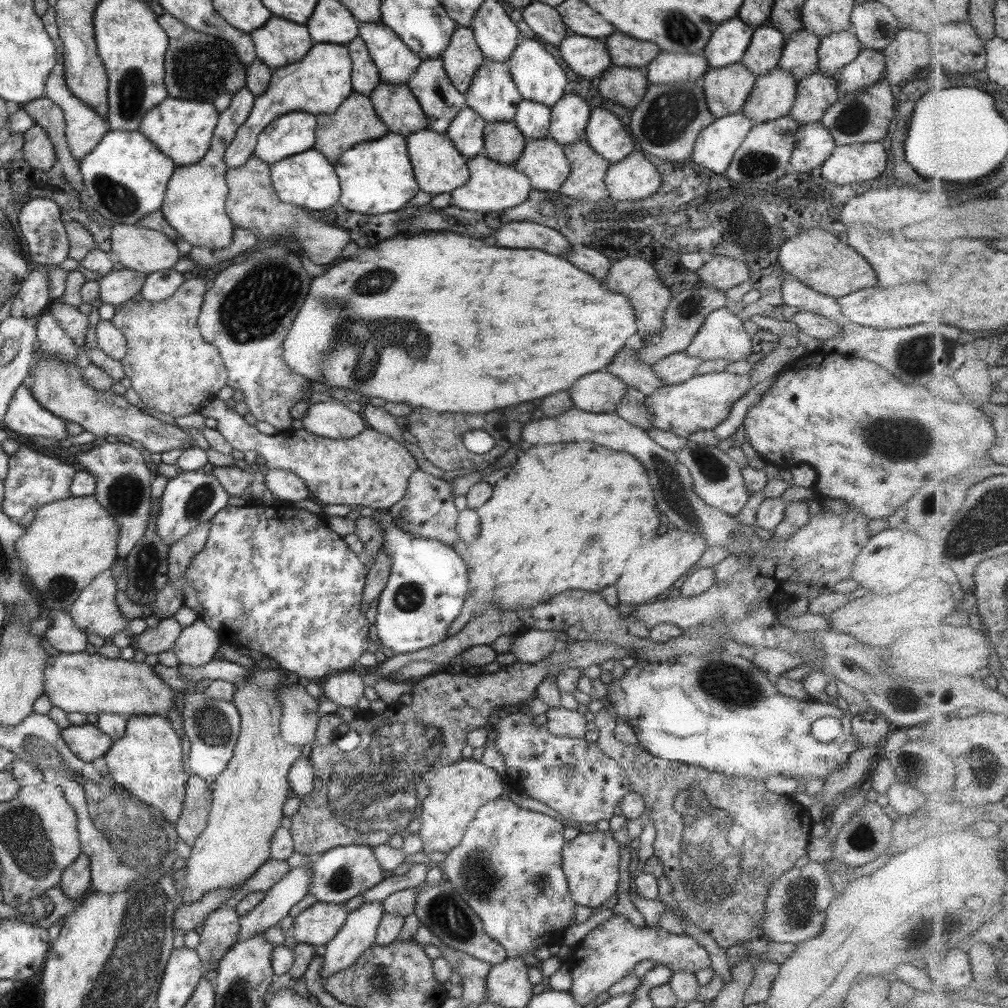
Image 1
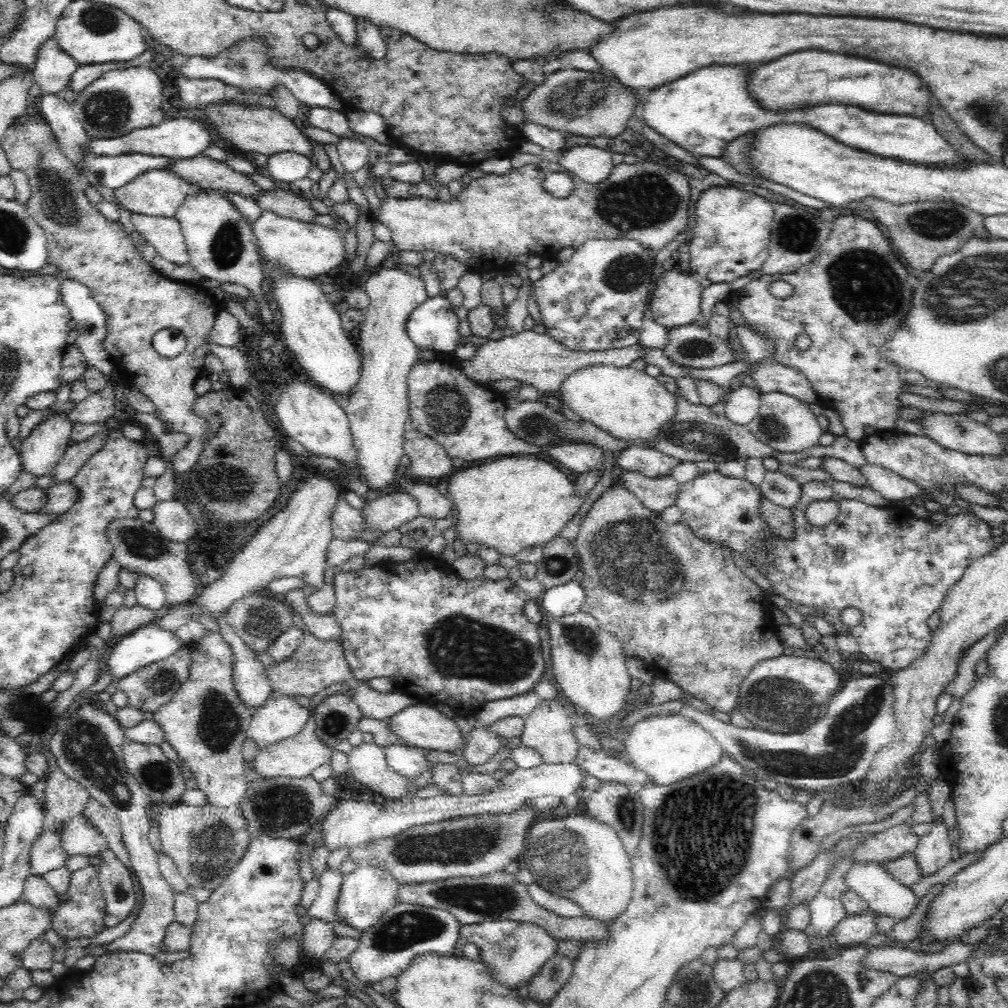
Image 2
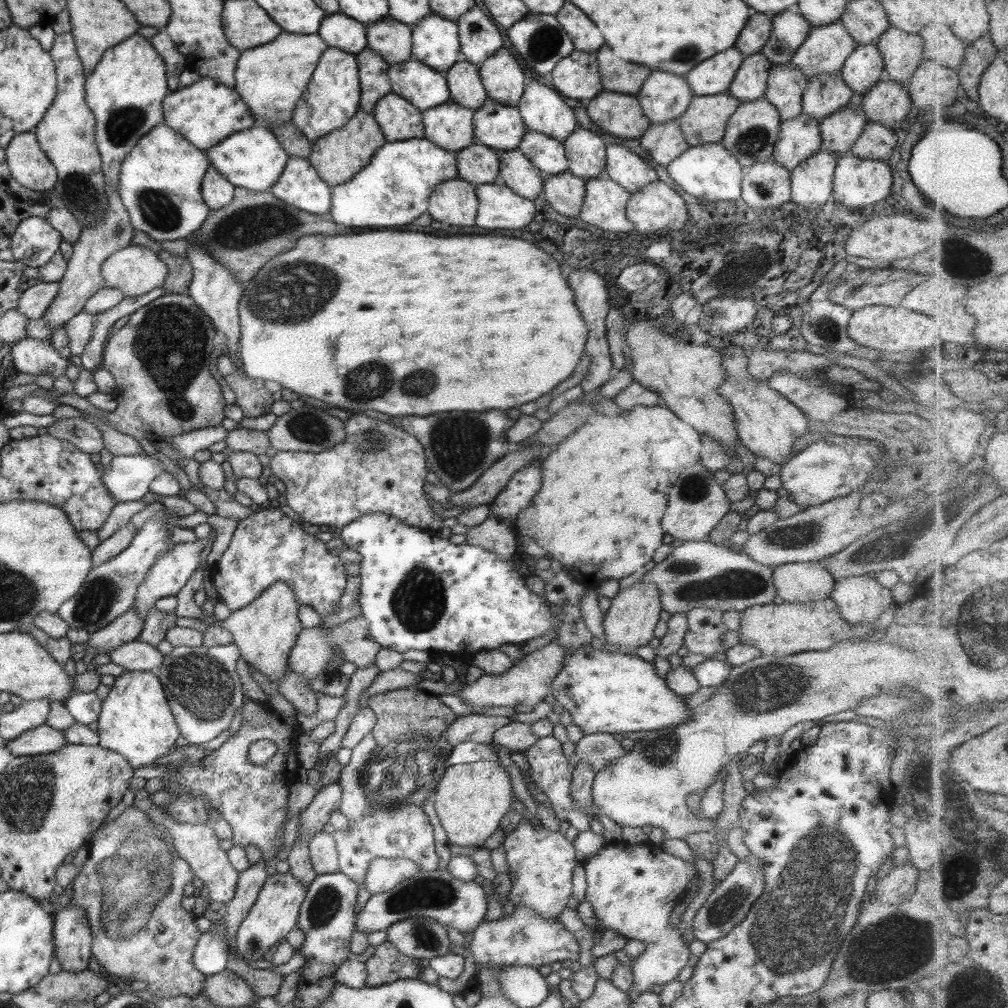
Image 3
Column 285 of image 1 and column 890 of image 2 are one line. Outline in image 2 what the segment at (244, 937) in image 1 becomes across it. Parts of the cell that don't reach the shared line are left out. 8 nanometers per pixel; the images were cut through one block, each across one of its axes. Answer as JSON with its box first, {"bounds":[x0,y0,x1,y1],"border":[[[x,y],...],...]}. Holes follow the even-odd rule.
{"bounds":[843,860,916,920],"border":[[[852,860],[843,879],[847,888],[855,892],[864,902],[867,902],[868,907],[878,915],[904,920],[904,918],[910,917],[912,910],[916,908],[914,906],[916,897],[910,887],[894,879],[888,872],[888,869],[886,869],[886,866],[878,864],[878,861],[864,861],[860,863]]]}

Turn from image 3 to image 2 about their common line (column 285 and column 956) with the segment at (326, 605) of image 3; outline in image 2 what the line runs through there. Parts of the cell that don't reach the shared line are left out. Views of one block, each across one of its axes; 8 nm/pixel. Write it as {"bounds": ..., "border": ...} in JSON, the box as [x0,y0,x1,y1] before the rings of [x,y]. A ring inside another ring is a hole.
{"bounds":[754,480,997,672],"border":[[[812,480],[801,486],[800,500],[789,510],[792,513],[793,531],[791,537],[782,537],[772,533],[761,542],[763,555],[754,557],[754,567],[764,577],[775,592],[787,598],[789,602],[806,608],[814,608],[821,617],[834,628],[834,634],[841,635],[846,627],[838,617],[840,610],[854,606],[863,614],[863,621],[853,630],[859,650],[870,662],[900,672],[924,658],[934,635],[928,620],[934,612],[940,610],[950,588],[959,584],[966,568],[973,560],[988,554],[997,545],[992,541],[989,525],[972,512],[962,512],[955,517],[948,516],[943,523],[917,519],[901,506],[874,507],[858,500],[838,501],[838,516],[822,528],[812,526],[806,517],[806,510],[814,502],[832,501],[833,489],[830,481]]]}

